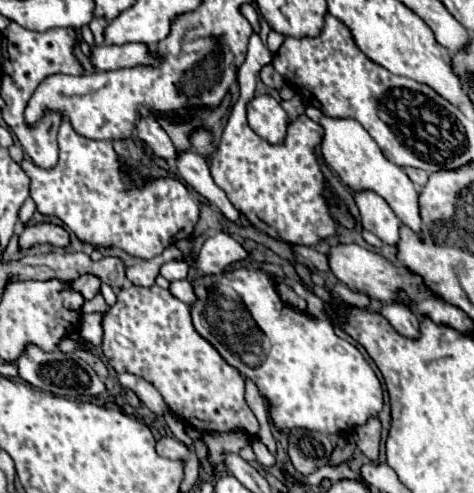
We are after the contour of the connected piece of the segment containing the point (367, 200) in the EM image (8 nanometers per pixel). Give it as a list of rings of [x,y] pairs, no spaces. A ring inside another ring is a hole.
[[[356,190],[354,202],[360,210],[360,222],[364,230],[370,230],[386,244],[394,246],[398,242],[398,228],[400,220],[392,212],[392,208],[372,190]]]

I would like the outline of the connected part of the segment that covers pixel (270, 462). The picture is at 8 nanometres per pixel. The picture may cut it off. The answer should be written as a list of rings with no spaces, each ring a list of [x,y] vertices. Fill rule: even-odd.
[[[254,438],[254,440],[250,442],[250,446],[252,446],[254,454],[256,454],[256,460],[258,460],[262,466],[266,466],[266,468],[274,466],[274,458],[272,458],[272,454],[268,452],[268,448],[260,442],[260,438]]]

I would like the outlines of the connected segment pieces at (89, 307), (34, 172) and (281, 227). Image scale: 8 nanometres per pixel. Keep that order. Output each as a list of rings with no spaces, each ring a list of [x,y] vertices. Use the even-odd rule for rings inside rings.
[[[98,292],[98,294],[96,294],[92,300],[84,302],[84,306],[82,306],[82,312],[106,312],[106,308],[108,308],[108,304],[104,302],[102,294]]]
[[[64,118],[58,132],[60,160],[56,168],[42,170],[24,160],[20,166],[30,176],[30,196],[44,216],[58,216],[82,242],[94,246],[118,246],[130,256],[150,260],[166,246],[190,238],[200,218],[198,198],[176,178],[152,180],[146,188],[126,190],[120,178],[120,162],[108,140],[90,140],[76,134]]]
[[[252,34],[248,56],[238,70],[240,100],[232,108],[218,152],[210,158],[210,174],[214,182],[226,192],[232,206],[242,212],[252,222],[252,226],[288,244],[314,246],[320,238],[332,236],[336,232],[336,224],[326,208],[326,200],[322,198],[326,180],[314,156],[314,146],[318,146],[322,140],[322,128],[302,114],[288,126],[282,144],[270,144],[260,138],[246,122],[246,102],[254,96],[256,74],[270,62],[272,52],[266,48],[266,44],[262,44],[258,34]]]

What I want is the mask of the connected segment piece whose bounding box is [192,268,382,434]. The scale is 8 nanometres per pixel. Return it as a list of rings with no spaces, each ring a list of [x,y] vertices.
[[[234,268],[218,276],[212,274],[198,278],[194,282],[194,290],[198,296],[198,300],[192,304],[194,328],[220,352],[230,366],[238,368],[242,376],[256,382],[260,394],[272,404],[272,422],[282,430],[298,426],[324,434],[348,434],[382,410],[380,380],[360,350],[338,338],[332,322],[296,312],[286,306],[276,294],[274,282],[266,274]]]

